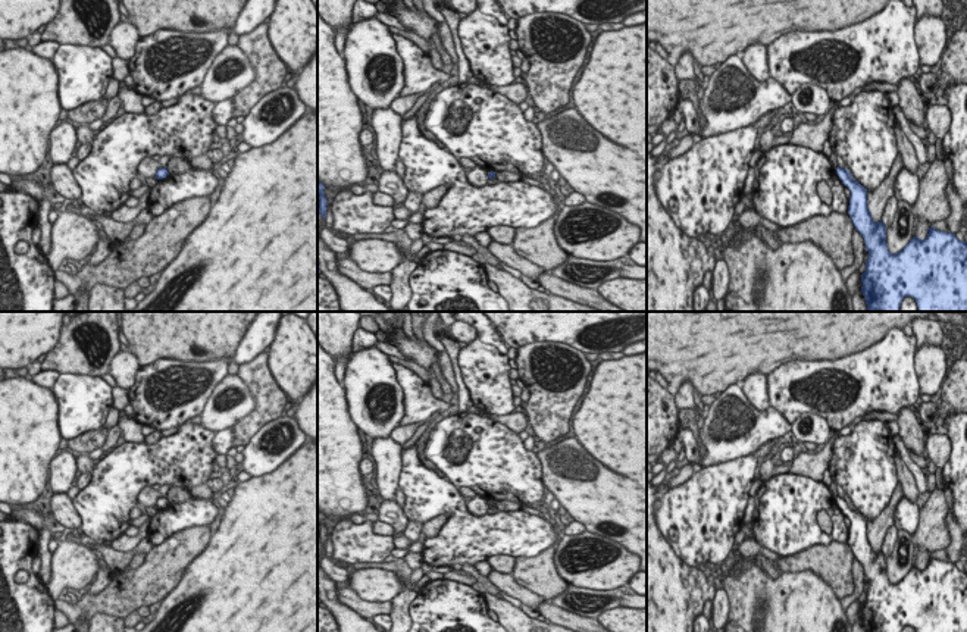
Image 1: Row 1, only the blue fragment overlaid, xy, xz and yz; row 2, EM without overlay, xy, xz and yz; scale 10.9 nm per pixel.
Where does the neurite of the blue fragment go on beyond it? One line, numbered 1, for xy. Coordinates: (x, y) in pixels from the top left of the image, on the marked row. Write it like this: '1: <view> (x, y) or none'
1: none

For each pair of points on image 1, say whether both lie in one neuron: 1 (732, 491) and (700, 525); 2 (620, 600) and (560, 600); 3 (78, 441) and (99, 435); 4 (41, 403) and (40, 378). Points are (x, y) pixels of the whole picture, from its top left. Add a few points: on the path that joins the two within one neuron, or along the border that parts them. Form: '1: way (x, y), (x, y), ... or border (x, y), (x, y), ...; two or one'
1: way (723, 500), (707, 516); one
2: way (606, 598), (575, 598); one
3: way (83, 441), (94, 438); one
4: border (24, 376), (49, 388); two

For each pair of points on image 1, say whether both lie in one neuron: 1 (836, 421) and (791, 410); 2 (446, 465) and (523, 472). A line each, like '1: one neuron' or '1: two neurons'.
1: one neuron
2: one neuron

